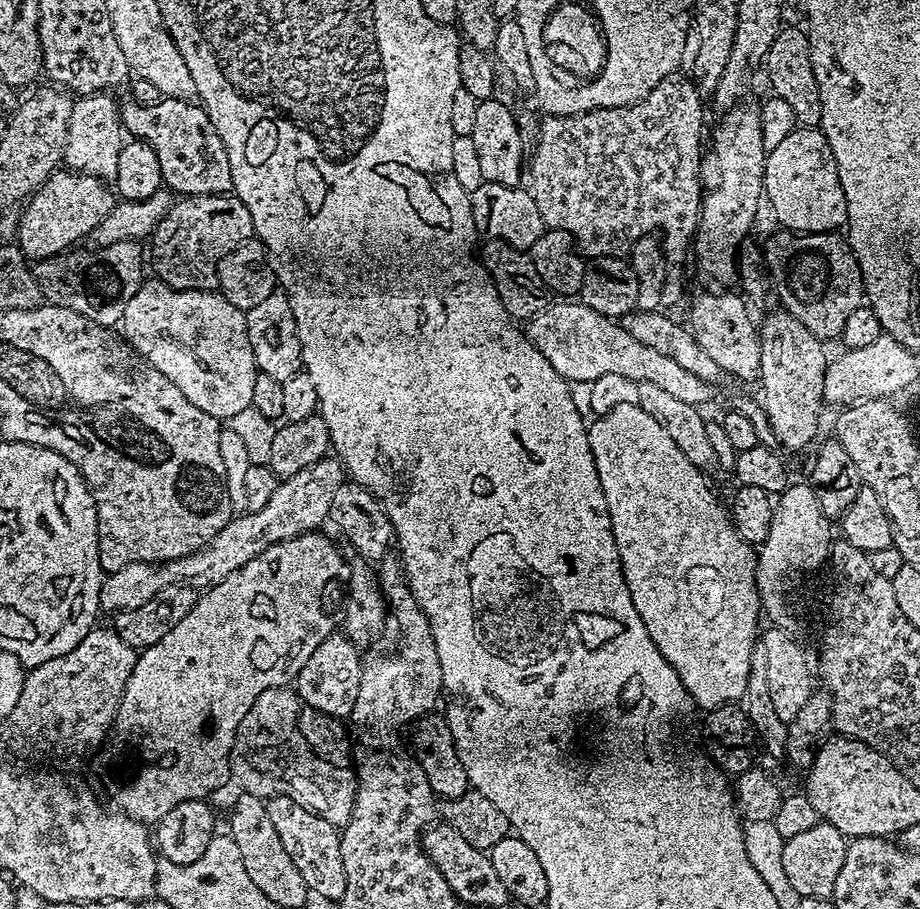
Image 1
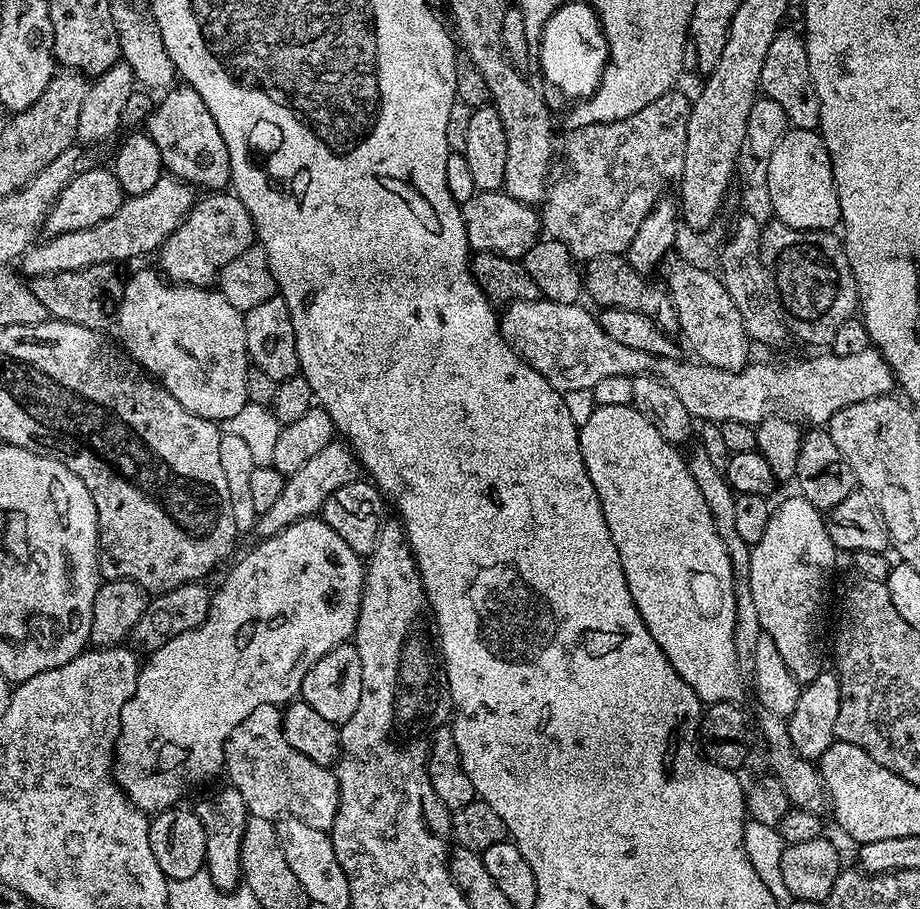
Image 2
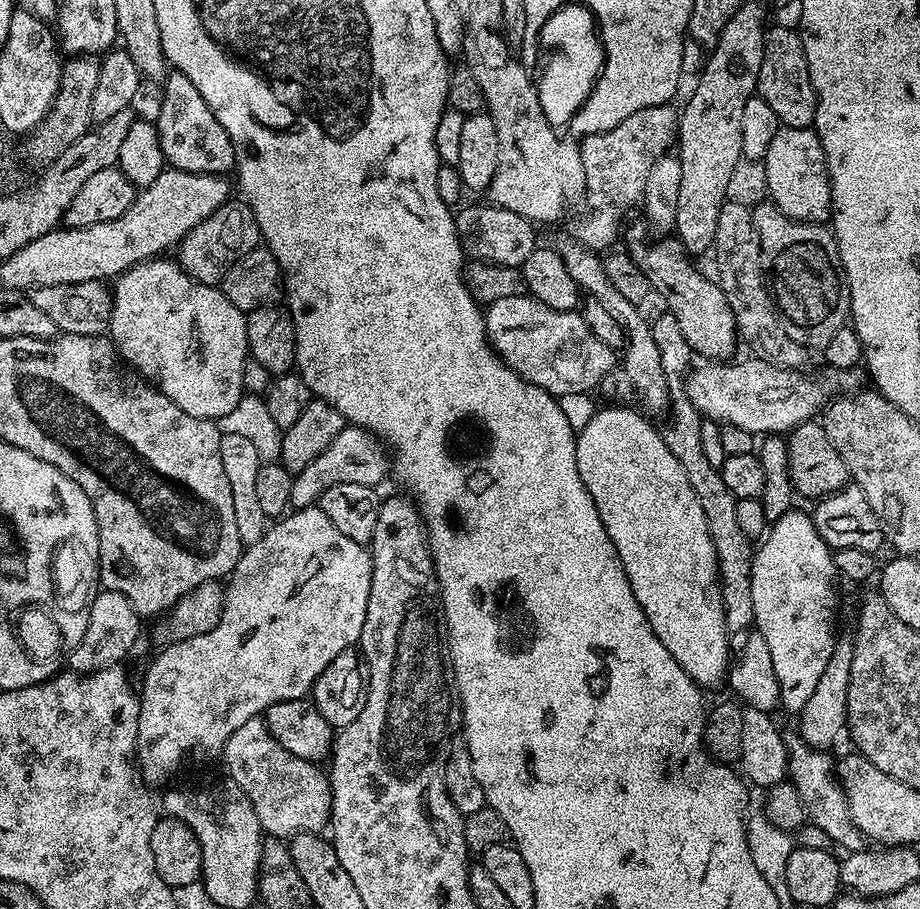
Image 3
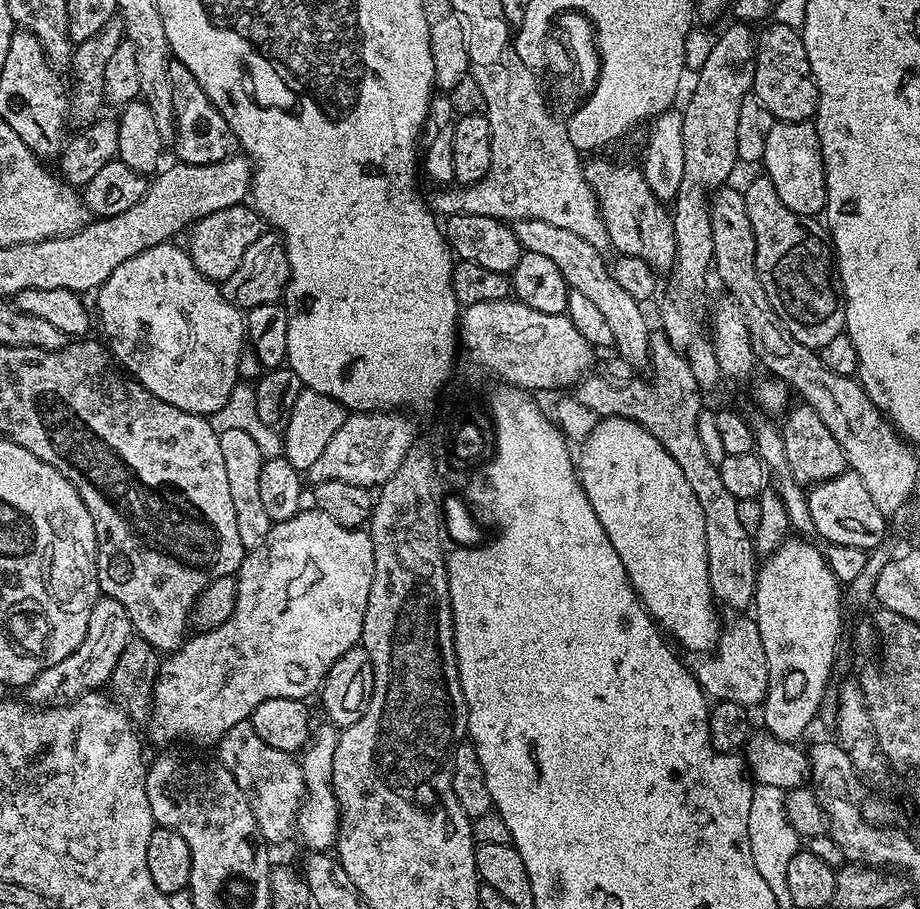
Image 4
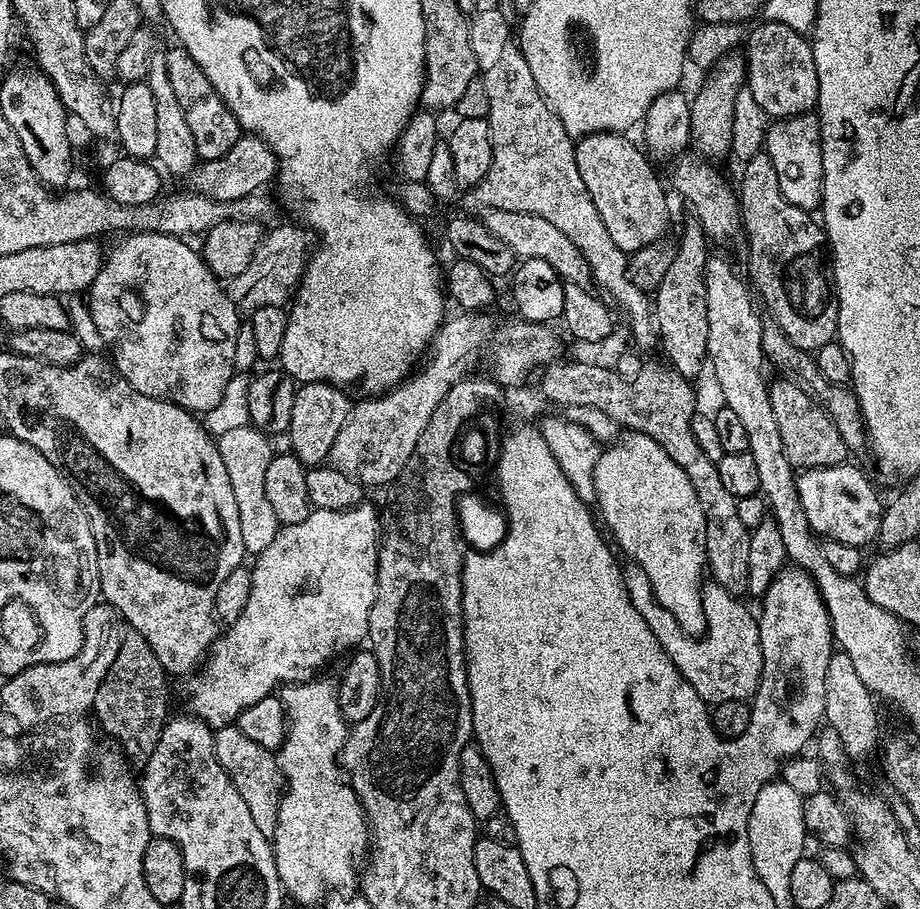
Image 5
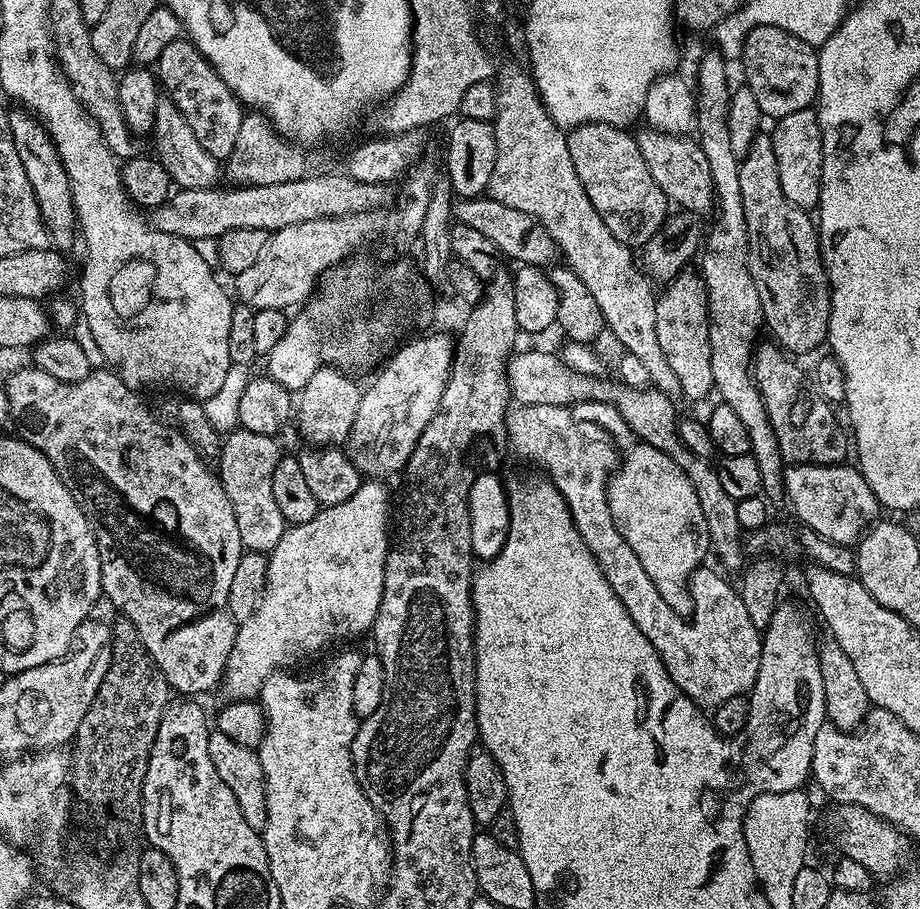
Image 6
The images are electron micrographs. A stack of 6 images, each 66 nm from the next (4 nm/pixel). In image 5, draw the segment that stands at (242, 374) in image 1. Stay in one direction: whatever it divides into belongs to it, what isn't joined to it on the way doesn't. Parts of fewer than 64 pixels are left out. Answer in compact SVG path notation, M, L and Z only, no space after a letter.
M133 232L123 237L125 240L111 253L104 257L104 264L98 270L98 278L94 278L92 287L87 289L88 312L92 315L92 324L96 332L108 343L110 359L116 365L116 371L138 394L153 396L155 400L168 400L179 408L187 408L193 414L203 414L218 406L222 393L226 390L226 382L234 375L234 342L238 342L238 330L242 323L241 313L236 303L229 298L225 285L216 279L211 270L206 266L203 255L191 248L187 239L179 236L167 236L161 232Z

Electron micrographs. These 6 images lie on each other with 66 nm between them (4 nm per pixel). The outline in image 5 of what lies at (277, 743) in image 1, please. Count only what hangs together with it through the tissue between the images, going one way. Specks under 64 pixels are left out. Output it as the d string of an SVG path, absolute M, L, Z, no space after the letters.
M235 726L217 728L214 735L218 762L234 782L238 794L242 794L242 802L246 802L258 830L270 838L276 833L276 811L280 809L280 797L284 794L285 785L277 757L269 749L258 746L258 742L246 738L246 734Z

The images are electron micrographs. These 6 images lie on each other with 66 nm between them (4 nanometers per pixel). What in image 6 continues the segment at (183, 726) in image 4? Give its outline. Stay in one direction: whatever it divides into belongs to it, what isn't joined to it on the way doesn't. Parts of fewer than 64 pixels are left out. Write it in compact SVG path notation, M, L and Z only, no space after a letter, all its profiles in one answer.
M369 479L361 483L359 490L346 502L338 502L329 508L321 507L320 513L310 518L310 522L285 527L278 546L267 553L266 586L260 604L250 618L239 621L230 658L226 658L222 681L225 701L259 697L260 687L274 672L291 669L296 666L292 664L322 651L335 640L360 636L363 632L364 635L371 633L382 602L384 571L390 547L388 492L380 484L383 483L379 479Z

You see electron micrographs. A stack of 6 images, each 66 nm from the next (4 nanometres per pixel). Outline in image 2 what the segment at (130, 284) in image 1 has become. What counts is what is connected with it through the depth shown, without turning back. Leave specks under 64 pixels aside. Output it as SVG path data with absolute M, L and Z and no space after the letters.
M95 264L94 266L90 266L89 268L74 270L73 272L59 272L58 274L54 274L53 276L37 276L31 281L32 293L34 294L34 298L38 298L38 302L42 302L42 306L46 306L49 317L58 320L65 320L66 322L74 322L78 326L86 326L87 328L104 330L107 329L107 324L111 325L113 321L115 321L116 313L119 312L120 303L122 302L122 298L124 297L124 286L126 280L123 275L120 277L120 272L118 269L119 267L117 267L116 264Z

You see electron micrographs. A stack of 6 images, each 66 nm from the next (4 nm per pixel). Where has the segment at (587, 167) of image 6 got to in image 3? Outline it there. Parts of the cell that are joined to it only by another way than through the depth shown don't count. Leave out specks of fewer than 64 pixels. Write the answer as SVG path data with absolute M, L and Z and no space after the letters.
M643 219L636 220L633 222L632 225L625 227L622 232L622 240L625 240L628 245L626 245L626 251L629 256L631 256L632 260L636 265L639 266L639 268L642 270L642 274L646 274L646 278L648 279L648 287L651 289L653 293L660 292L660 296L664 300L668 300L668 304L666 304L667 311L672 312L674 314L674 317L678 320L678 325L682 328L682 334L685 335L686 342L689 344L689 346L692 348L693 353L697 357L703 358L705 361L708 362L728 362L733 359L732 356L736 352L736 344L738 345L738 333L736 331L736 316L732 313L730 310L730 302L726 302L726 294L723 292L723 290L720 289L719 283L711 275L703 276L702 273L699 272L698 269L695 268L694 265L691 264L690 261L690 253L688 253L687 250L684 249L684 244L682 241L680 241L675 235L668 234L665 235L663 238L656 238L660 240L656 240L651 244L650 241L648 241L648 232L650 233L650 228L647 223Z

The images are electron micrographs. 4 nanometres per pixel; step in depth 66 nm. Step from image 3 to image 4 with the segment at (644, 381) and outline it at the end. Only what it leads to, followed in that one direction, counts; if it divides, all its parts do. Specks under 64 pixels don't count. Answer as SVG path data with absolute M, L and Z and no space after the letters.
M517 220L514 227L516 237L525 252L543 254L544 257L550 258L550 262L554 262L554 266L562 270L562 278L566 278L569 289L583 294L589 302L594 302L594 306L598 306L598 310L602 310L610 330L614 333L616 339L614 348L619 356L626 358L626 362L630 362L630 366L634 366L637 370L647 369L650 325L648 326L648 320L640 309L643 308L641 301L630 298L630 294L626 294L626 290L622 290L622 286L614 282L609 261L607 259L604 261L605 253L601 249L590 246L586 238L578 238L578 234L572 233L571 230L562 230L562 226L553 226L550 222Z

